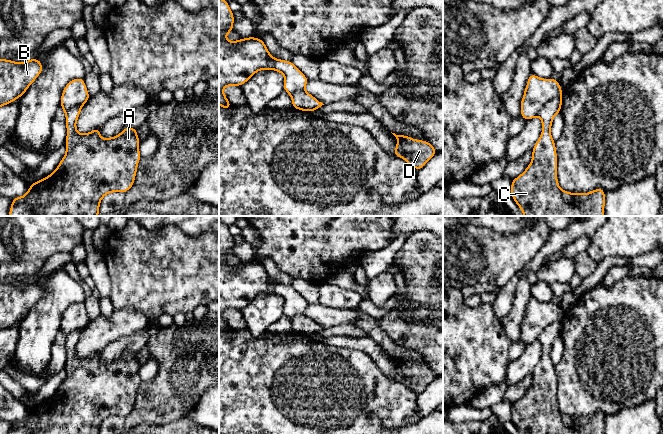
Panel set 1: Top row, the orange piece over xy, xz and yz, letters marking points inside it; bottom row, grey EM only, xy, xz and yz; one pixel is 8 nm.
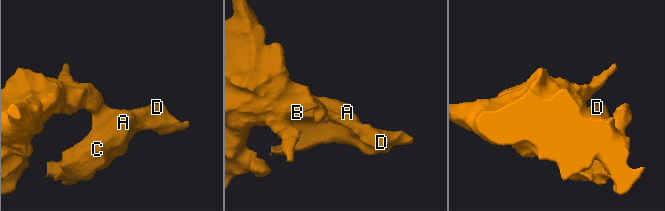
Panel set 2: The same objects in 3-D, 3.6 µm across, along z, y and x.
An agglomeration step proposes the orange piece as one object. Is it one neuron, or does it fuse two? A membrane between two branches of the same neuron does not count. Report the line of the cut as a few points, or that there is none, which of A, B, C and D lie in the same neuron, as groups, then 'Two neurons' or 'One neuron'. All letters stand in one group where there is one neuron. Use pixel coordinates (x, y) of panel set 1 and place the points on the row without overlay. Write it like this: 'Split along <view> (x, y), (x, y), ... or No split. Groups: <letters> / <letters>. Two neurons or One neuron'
Split along yz (560, 321), (550, 323), (537, 339). Groups: A C D / B. Two neurons

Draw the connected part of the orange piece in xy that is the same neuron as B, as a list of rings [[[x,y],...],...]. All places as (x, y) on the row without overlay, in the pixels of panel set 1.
[[[37,282],[24,287],[0,283],[0,331],[21,322],[42,295]]]

